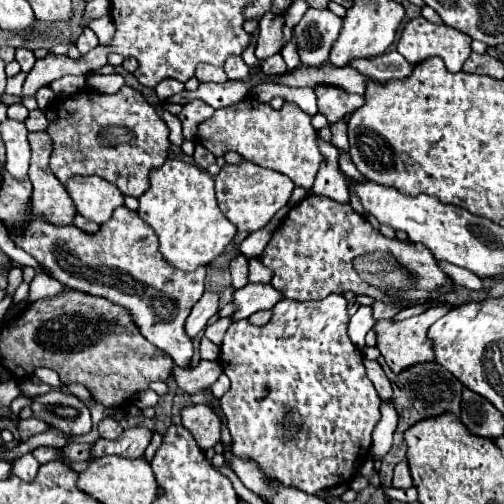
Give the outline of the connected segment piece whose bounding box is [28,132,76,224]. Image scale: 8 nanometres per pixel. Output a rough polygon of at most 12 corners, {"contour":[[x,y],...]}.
{"contour":[[30,132],[32,210],[54,224],[72,224],[76,208],[48,168],[46,132]]}

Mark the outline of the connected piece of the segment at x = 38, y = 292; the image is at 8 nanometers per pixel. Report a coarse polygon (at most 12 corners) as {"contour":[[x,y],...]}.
{"contour":[[44,272],[30,282],[28,302],[54,298],[64,290]]}

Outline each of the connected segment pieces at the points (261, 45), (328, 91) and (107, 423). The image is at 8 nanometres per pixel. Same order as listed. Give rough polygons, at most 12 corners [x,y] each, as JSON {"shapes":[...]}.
{"shapes":[[[264,14],[256,44],[258,62],[284,46],[284,18]],[[314,86],[318,110],[336,122],[364,98],[336,86]],[[104,418],[98,424],[102,438],[118,438],[122,426],[112,418]]]}

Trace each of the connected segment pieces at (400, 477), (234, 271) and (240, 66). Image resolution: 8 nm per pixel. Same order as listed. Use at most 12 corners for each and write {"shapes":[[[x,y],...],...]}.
{"shapes":[[[408,462],[396,464],[392,486],[410,488]],[[248,258],[230,260],[232,286],[242,288],[248,284]],[[242,58],[226,60],[224,72],[230,80],[246,80],[248,66]]]}

